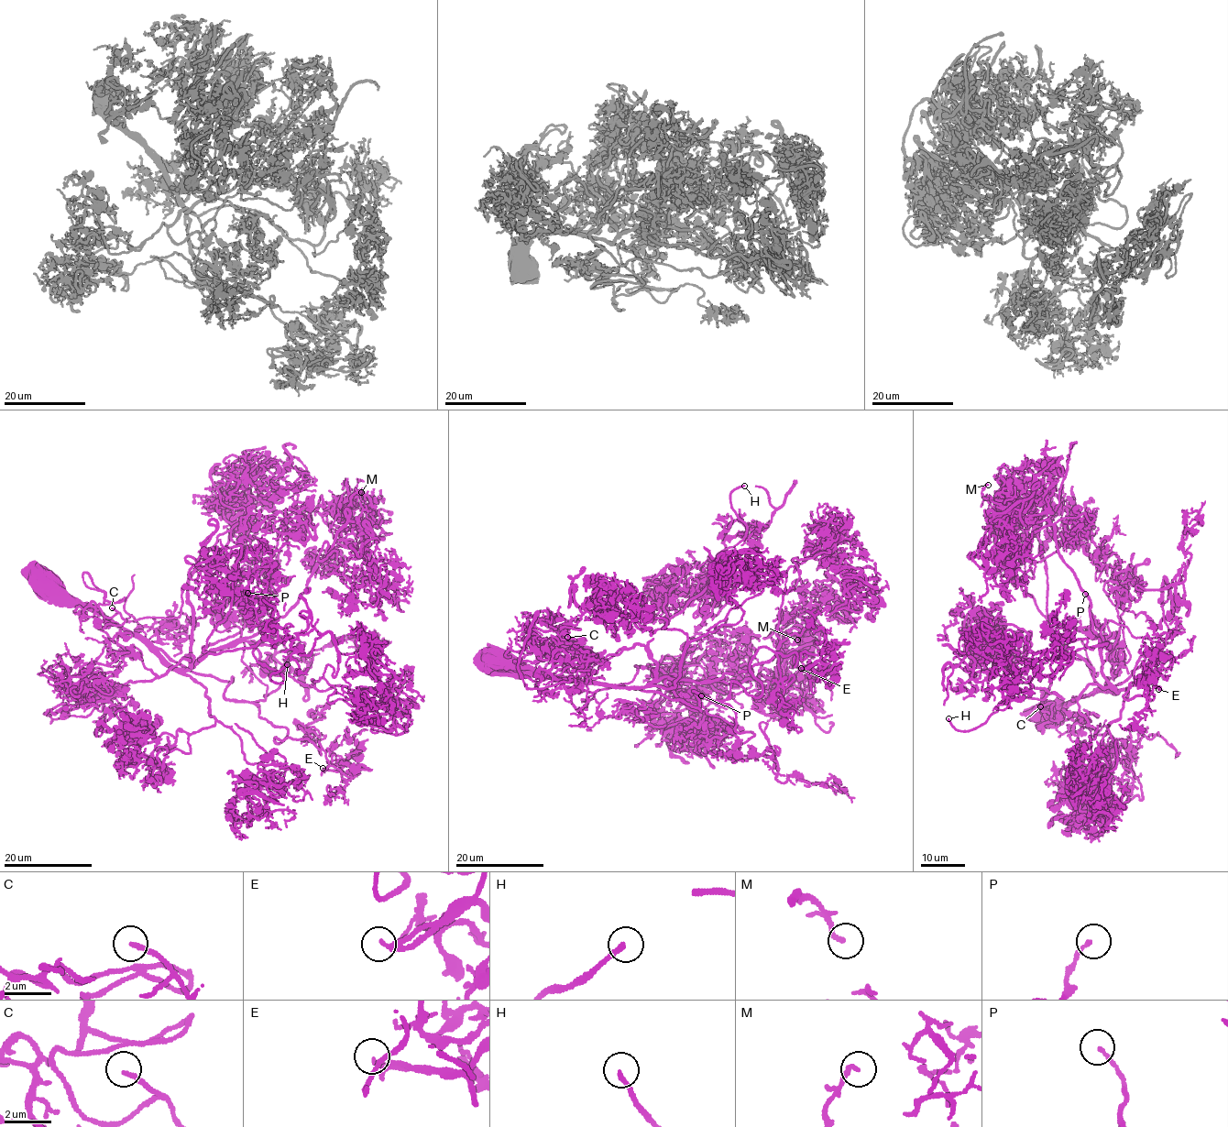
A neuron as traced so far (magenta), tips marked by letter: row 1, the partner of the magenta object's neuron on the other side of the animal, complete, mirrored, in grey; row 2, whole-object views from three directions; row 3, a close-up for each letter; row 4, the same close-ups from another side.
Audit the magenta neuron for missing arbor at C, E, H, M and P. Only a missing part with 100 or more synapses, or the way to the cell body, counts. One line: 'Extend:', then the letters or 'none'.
Extend: none

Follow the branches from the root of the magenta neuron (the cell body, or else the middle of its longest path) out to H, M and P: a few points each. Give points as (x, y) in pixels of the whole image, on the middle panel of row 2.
H: (502, 661), (648, 686), (657, 669), (648, 643), (745, 534), (730, 503), (744, 486)
M: (502, 661), (630, 688), (667, 677), (773, 681), (782, 668), (771, 691), (787, 632), (797, 640)
P: (502, 661), (700, 710), (694, 691), (729, 703), (736, 725), (672, 687), (701, 695)

